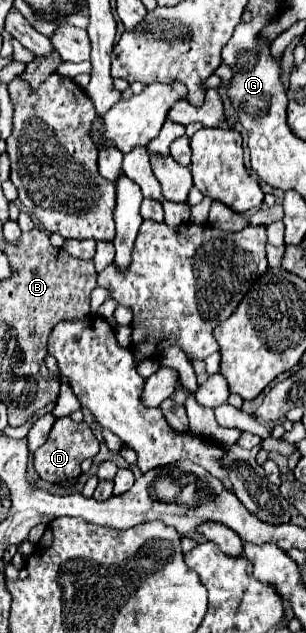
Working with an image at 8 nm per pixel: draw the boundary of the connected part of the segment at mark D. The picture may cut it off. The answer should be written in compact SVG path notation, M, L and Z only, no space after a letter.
M61 417L55 421L49 439L35 451L35 471L41 479L49 483L61 483L71 481L81 475L81 463L89 457L95 457L99 453L99 441L95 439L91 427L81 421L75 423L71 417Z

